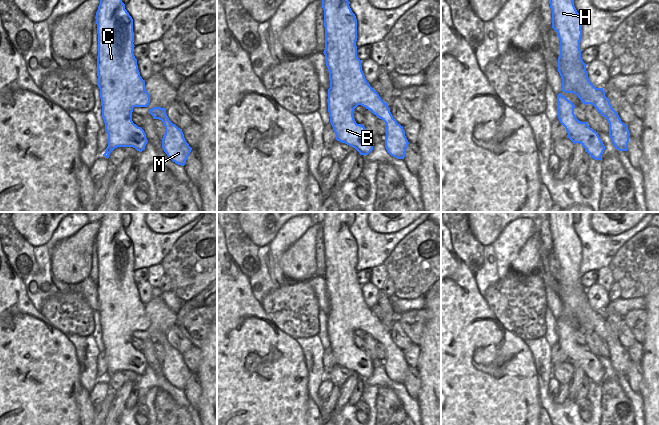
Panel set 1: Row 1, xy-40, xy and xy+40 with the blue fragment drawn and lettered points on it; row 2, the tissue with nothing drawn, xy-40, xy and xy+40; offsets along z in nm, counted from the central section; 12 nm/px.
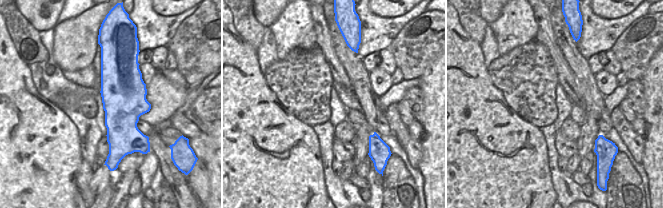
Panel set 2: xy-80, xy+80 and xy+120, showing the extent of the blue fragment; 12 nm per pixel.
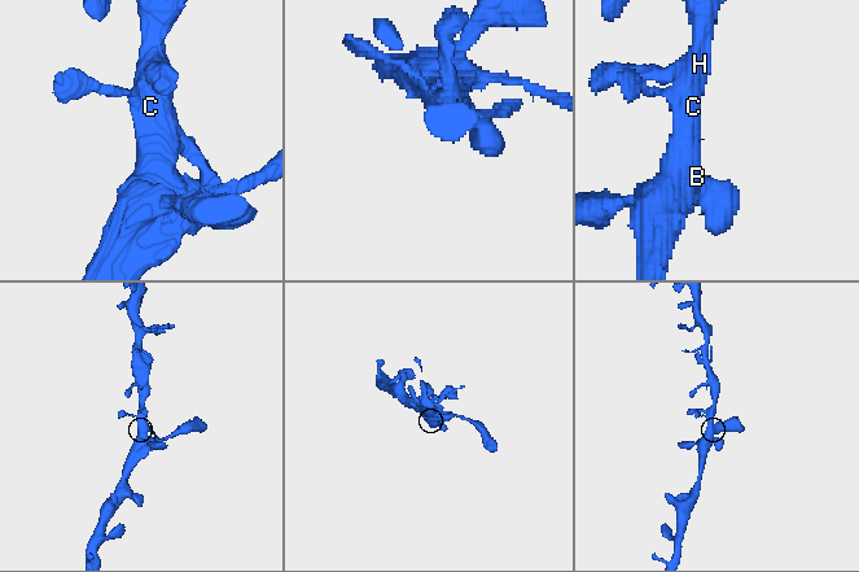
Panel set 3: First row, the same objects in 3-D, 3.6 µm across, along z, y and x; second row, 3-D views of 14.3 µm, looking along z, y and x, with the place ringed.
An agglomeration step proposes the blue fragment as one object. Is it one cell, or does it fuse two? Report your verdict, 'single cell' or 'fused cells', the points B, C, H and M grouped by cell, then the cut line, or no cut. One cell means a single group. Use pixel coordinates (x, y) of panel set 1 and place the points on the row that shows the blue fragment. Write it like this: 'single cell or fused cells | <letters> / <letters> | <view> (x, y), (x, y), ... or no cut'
single cell | B C H M | no cut

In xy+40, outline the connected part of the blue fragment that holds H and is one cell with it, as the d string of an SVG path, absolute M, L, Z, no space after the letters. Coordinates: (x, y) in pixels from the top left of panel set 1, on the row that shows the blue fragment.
M549 0L549 4L552 10L552 28L557 32L560 40L560 55L558 57L557 70L562 79L562 91L577 95L585 105L593 105L609 123L609 136L614 147L619 151L627 151L630 136L628 126L621 121L618 112L612 108L603 88L596 88L589 81L586 71L587 65L581 58L580 50L582 36L581 16L574 6L574 0Z

